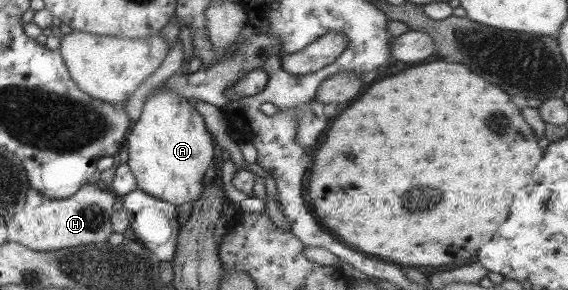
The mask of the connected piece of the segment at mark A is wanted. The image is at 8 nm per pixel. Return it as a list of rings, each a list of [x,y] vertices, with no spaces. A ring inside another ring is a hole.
[[[161,90],[160,93],[150,95],[139,120],[133,123],[125,141],[129,149],[128,165],[137,180],[137,187],[149,195],[168,201],[179,206],[182,203],[199,199],[204,190],[204,177],[207,169],[212,166],[214,158],[214,136],[208,132],[204,119],[193,107],[181,96],[172,93],[171,90]]]

